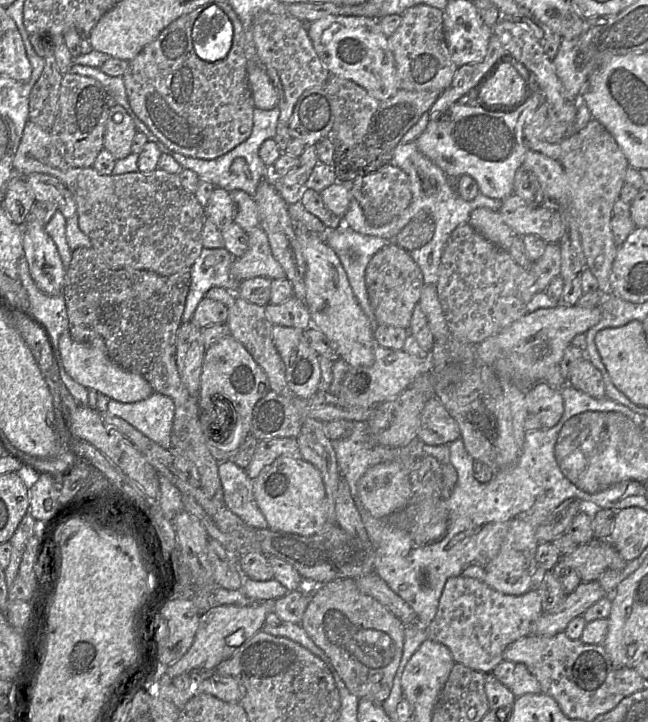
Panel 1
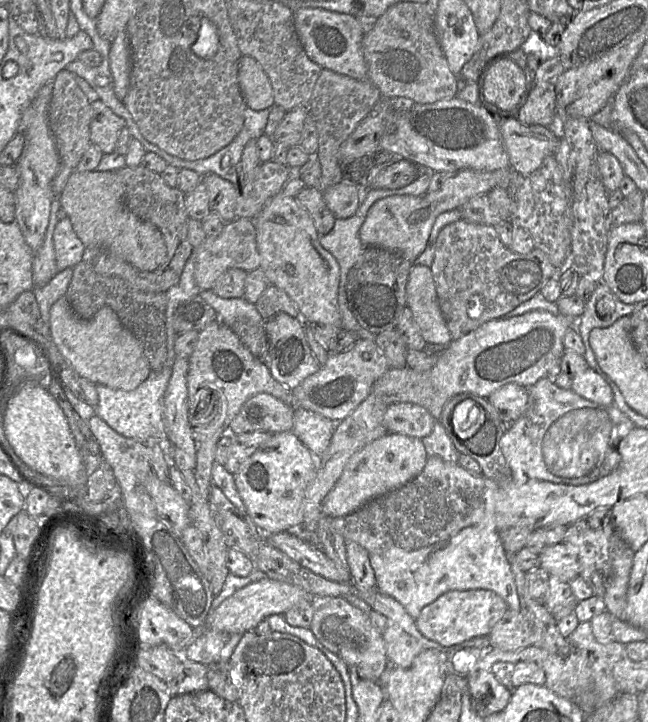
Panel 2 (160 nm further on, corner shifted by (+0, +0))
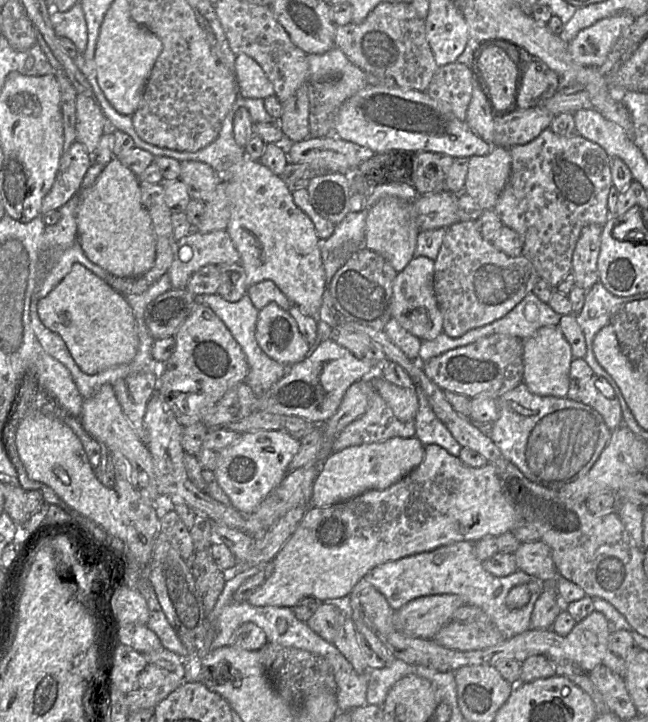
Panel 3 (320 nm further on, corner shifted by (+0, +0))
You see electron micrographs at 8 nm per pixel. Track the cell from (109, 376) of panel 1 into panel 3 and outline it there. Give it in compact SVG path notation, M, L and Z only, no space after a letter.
M74 264L70 273L68 273L68 275L66 275L64 279L56 287L54 287L45 297L39 299L37 304L37 311L40 320L44 324L44 326L58 334L64 340L71 356L73 357L77 365L83 372L87 374L93 375L115 365L129 364L134 359L137 353L139 339L136 331L136 321L133 316L132 309L127 303L125 297L115 291L103 279L95 275L93 272L91 272L81 264Z

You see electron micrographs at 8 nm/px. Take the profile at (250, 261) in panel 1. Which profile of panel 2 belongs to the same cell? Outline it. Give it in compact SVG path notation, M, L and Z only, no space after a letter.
M236 218L229 221L217 236L206 236L197 247L193 247L194 279L200 290L211 290L215 280L227 269L237 268L246 272L260 267L260 255L256 244L256 229L253 219Z

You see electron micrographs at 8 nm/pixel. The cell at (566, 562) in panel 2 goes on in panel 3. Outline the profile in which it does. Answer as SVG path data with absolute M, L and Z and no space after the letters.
M542 541L524 542L513 553L518 570L543 583L557 578L550 548Z

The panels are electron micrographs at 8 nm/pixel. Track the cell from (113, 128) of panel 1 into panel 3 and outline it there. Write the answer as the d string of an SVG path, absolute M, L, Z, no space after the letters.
M83 94L76 96L76 132L77 140L82 143L87 152L93 153L100 141L101 136L108 130L108 120L104 115L96 98L91 98Z

